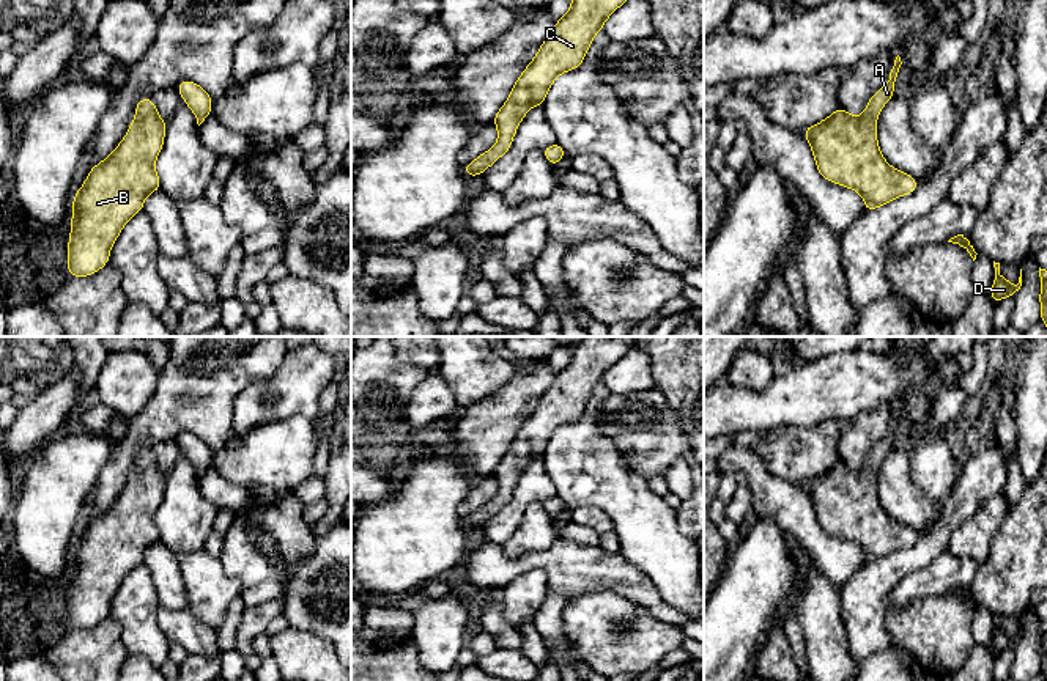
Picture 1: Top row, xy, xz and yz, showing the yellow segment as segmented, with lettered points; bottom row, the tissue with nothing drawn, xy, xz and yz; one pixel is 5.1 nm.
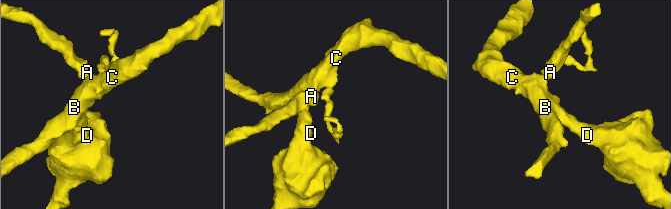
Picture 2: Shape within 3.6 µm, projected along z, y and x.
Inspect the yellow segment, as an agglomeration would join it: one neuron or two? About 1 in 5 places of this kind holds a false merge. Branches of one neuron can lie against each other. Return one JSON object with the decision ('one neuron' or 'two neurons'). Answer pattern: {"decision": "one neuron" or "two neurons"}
{"decision": "one neuron"}

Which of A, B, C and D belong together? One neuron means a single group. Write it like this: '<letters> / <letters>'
A B C D

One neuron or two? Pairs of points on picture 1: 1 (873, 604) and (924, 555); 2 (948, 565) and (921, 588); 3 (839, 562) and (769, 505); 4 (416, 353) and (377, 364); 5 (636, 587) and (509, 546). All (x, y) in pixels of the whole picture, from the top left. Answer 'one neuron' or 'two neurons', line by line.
1: one neuron
2: one neuron
3: one neuron
4: two neurons
5: two neurons

